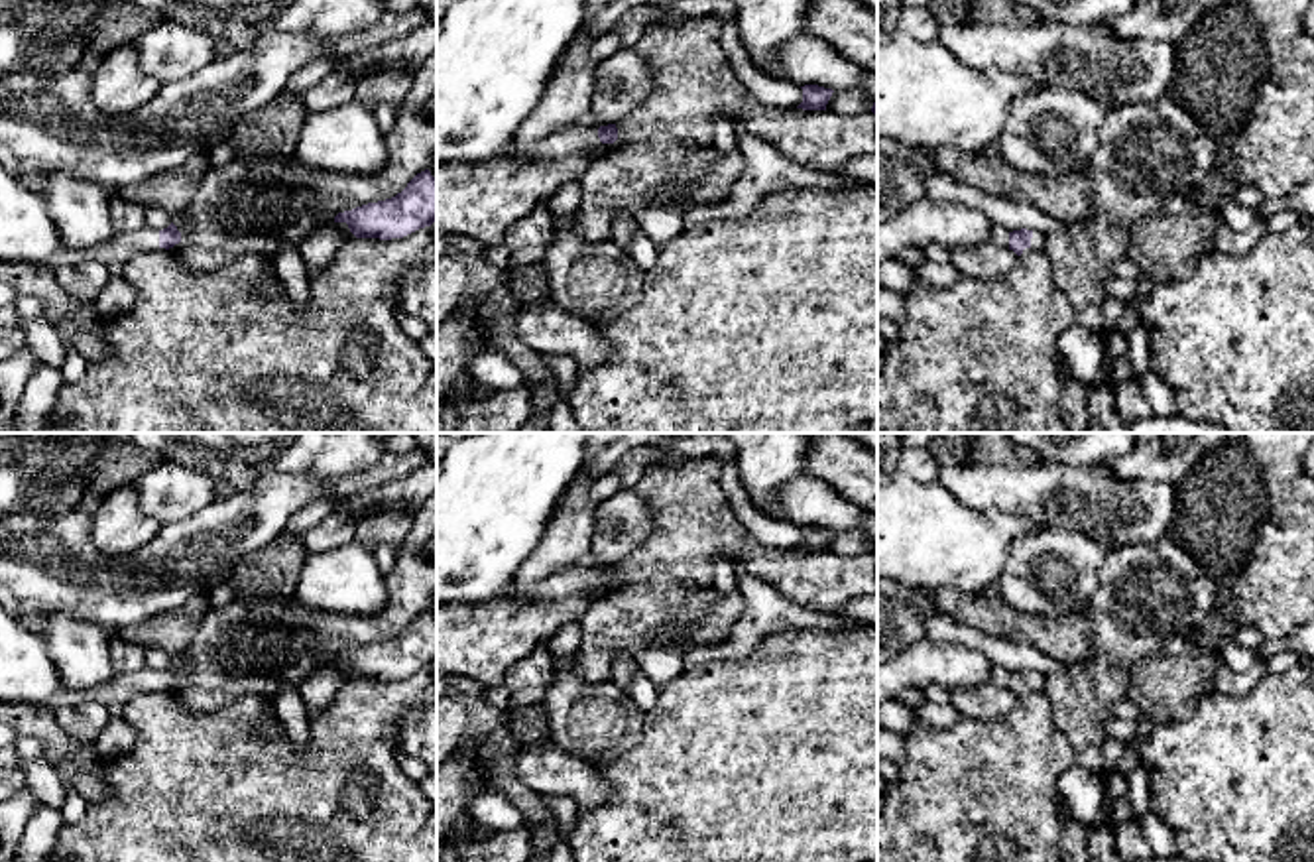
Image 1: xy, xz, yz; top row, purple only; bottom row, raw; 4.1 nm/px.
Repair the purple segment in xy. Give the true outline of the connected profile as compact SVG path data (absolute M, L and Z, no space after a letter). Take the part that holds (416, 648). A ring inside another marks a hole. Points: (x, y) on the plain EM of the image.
M429 610L417 614L391 640L368 644L338 653L334 663L346 663L356 679L403 679L437 661L437 620Z

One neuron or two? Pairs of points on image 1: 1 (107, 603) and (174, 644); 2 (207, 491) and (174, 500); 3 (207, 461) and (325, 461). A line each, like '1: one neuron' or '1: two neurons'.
1: two neurons
2: one neuron
3: one neuron

